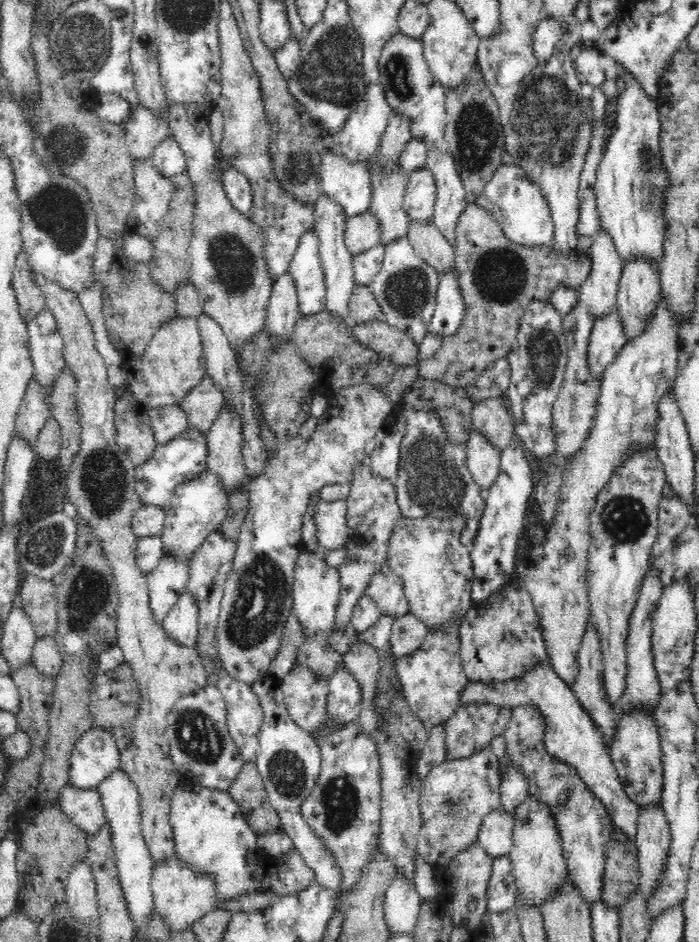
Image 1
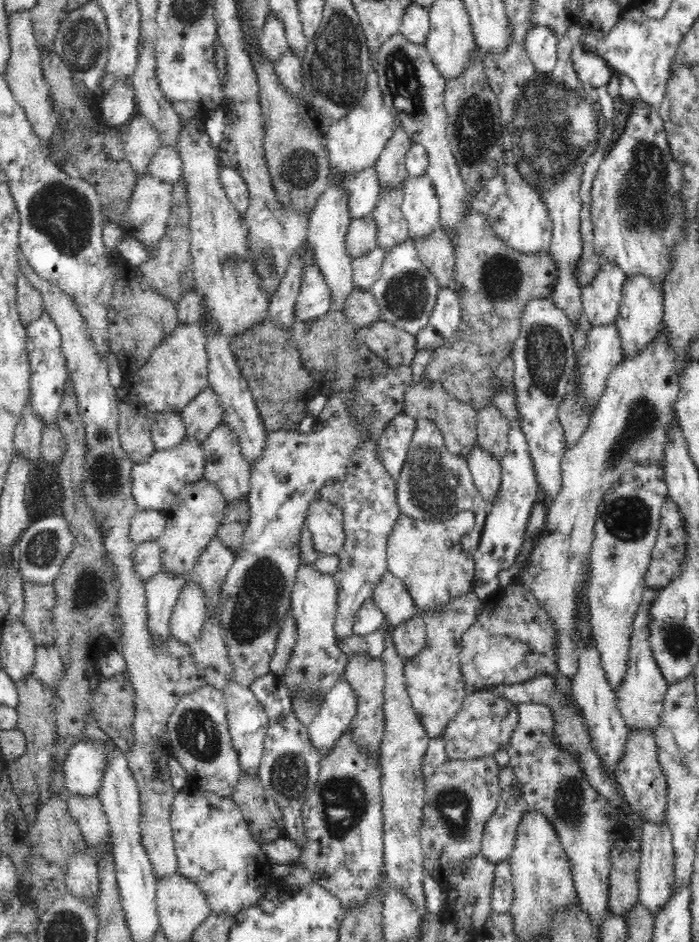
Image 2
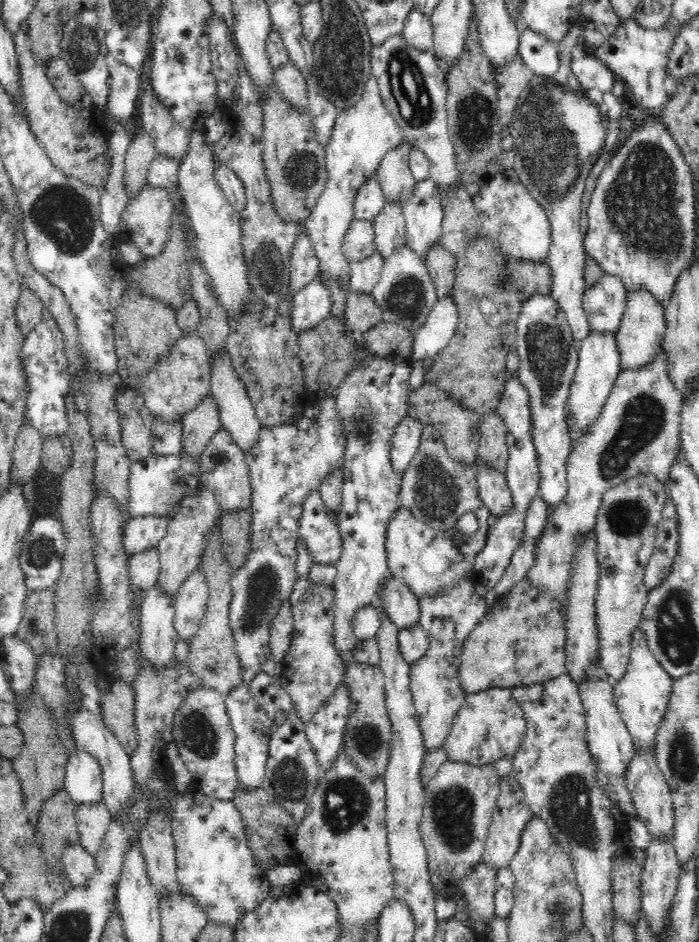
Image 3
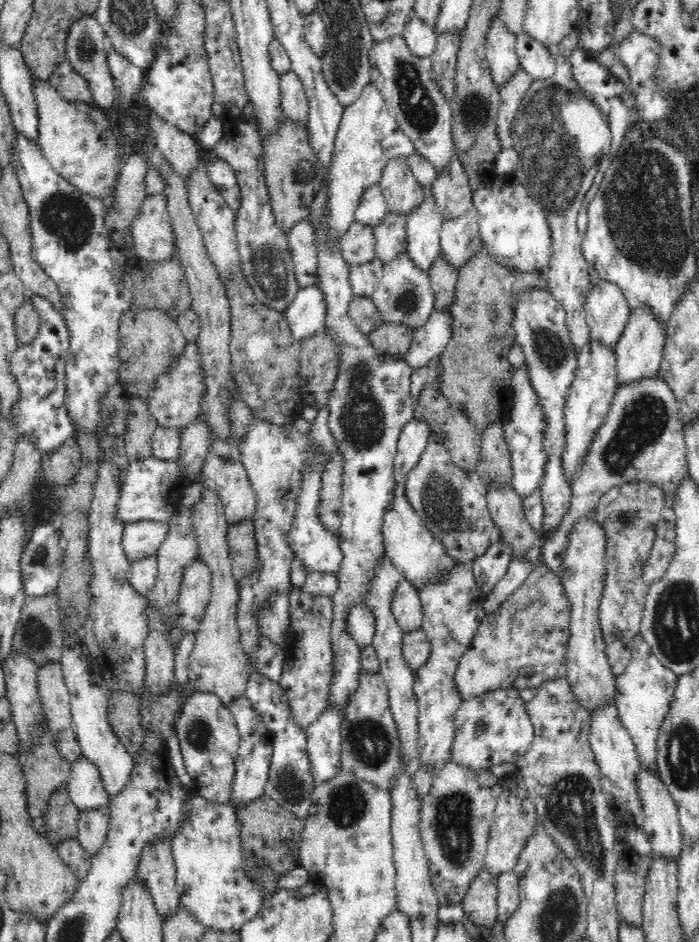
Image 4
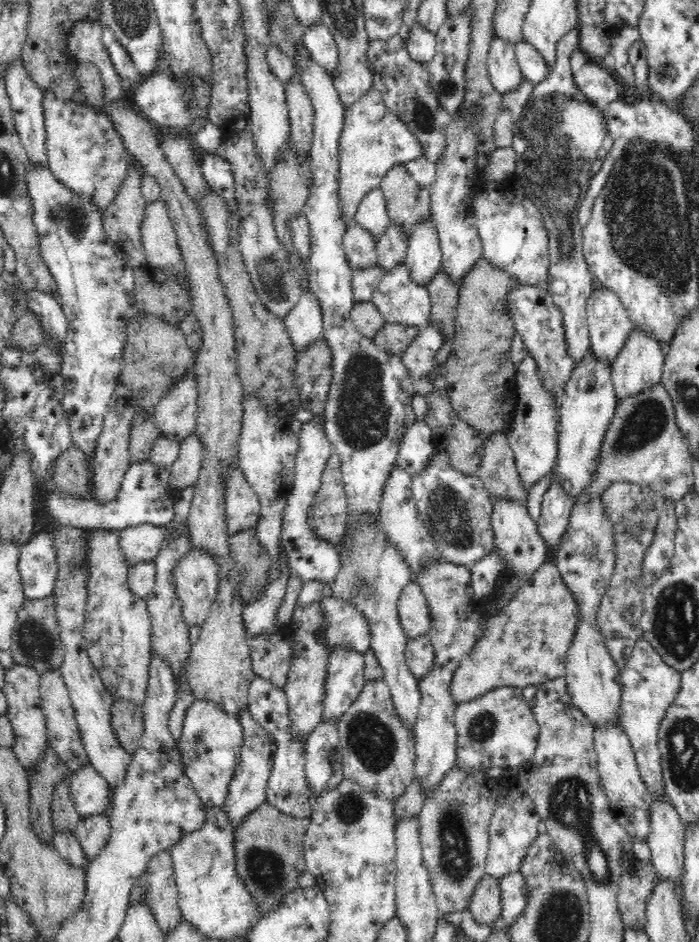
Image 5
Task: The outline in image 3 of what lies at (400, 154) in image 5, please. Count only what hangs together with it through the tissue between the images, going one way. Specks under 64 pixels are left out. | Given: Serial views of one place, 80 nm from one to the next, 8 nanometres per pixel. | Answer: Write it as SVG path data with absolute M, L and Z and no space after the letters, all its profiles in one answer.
M371 77L362 99L354 106L340 111L336 117L330 140L325 146L328 180L311 215L304 222L308 238L315 246L314 250L319 258L320 273L345 288L349 288L351 262L344 256L342 240L355 219L354 199L365 180L370 175L377 174L387 152L402 143L406 143L404 133L384 106L379 85Z

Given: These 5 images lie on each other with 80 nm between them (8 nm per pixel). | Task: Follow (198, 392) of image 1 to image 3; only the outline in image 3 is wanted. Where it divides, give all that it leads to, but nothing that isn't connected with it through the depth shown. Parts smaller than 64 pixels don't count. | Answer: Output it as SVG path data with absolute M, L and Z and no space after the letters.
M210 392L180 421L183 427L182 452L197 458L204 454L212 436L223 428L219 406Z

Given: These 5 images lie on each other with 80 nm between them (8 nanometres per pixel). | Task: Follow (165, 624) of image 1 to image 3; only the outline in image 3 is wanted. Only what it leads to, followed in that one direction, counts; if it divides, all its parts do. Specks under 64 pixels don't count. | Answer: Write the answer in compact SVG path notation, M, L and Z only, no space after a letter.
M198 569L188 576L173 600L174 628L179 640L190 640L200 628L209 599L206 574Z

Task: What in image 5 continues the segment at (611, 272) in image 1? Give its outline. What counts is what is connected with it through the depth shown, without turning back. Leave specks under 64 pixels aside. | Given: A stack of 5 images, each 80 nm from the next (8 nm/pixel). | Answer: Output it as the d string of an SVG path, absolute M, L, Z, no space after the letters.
M604 287L593 289L588 299L586 312L587 323L590 331L592 353L602 360L611 362L616 360L618 353L623 349L631 330L635 327L628 316L628 309L624 308L620 297L614 291Z

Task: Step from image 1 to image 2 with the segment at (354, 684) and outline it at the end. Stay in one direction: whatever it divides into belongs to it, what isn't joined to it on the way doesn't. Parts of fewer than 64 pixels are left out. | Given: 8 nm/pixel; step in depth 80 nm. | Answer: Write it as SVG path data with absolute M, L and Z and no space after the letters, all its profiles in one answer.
M344 676L334 683L324 697L319 714L307 726L310 740L322 756L333 752L335 742L352 724L358 707L356 691Z

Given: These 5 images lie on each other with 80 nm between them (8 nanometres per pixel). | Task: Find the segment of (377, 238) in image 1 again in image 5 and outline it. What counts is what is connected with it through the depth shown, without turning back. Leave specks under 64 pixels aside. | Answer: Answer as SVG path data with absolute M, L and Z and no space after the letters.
M356 222L349 224L343 238L343 247L352 270L376 265L375 238Z

